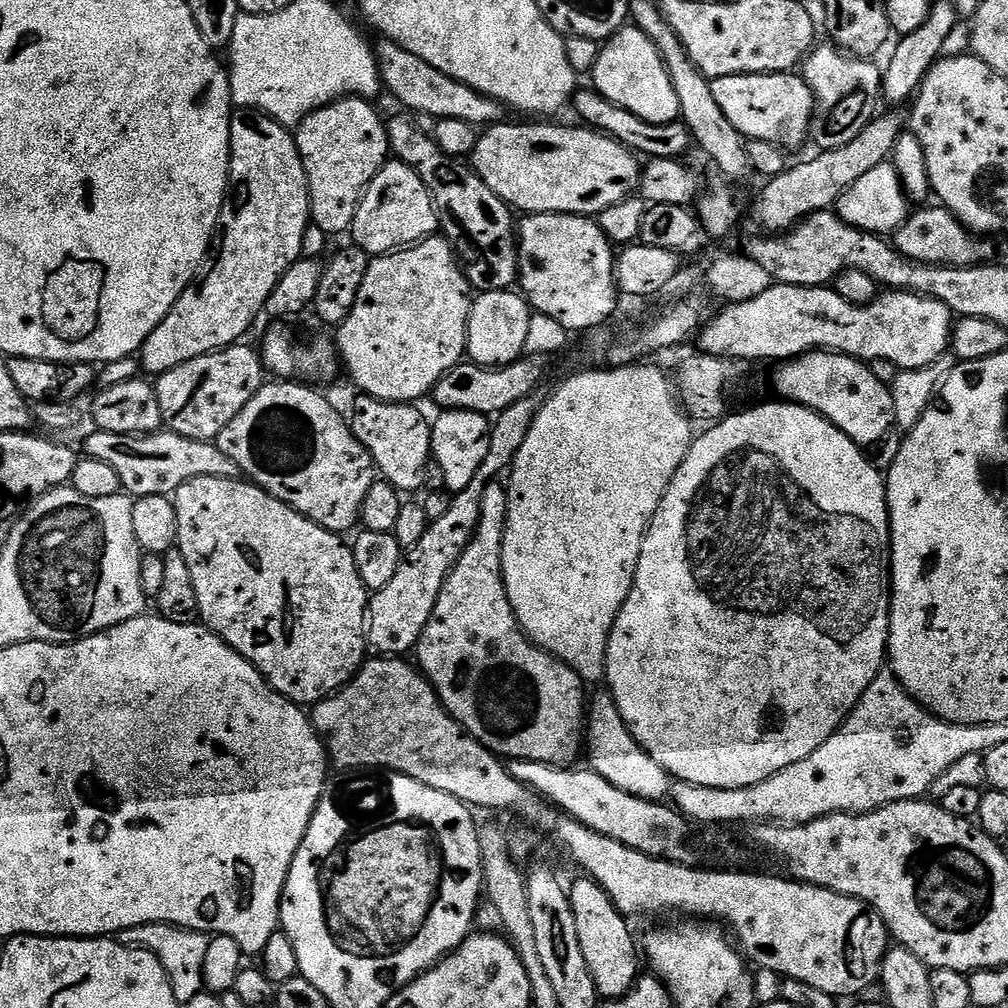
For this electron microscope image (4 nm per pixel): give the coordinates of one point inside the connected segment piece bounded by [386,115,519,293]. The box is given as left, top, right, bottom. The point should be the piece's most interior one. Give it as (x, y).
(479, 225)

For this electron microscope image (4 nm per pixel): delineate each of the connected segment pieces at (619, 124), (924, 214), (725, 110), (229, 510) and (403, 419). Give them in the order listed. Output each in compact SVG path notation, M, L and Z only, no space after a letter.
M581 87L574 97L576 112L584 119L581 121L587 127L613 137L625 148L630 149L632 153L639 154L644 158L680 160L687 154L688 148L693 147L692 135L689 134L688 128L680 120L675 120L669 124L646 122L646 118L638 118L638 114L630 114L630 110L607 100L601 92L596 91L595 87L587 87Z
M920 206L909 215L904 225L897 228L894 233L894 247L897 248L907 260L915 264L928 264L931 268L974 268L987 265L996 256L995 239L984 234L971 232L950 209L943 206Z
M757 72L755 76L727 76L712 81L714 98L722 106L722 114L734 122L734 126L748 140L765 140L779 144L785 150L799 146L809 139L812 131L812 115L816 109L816 98L803 75L786 72Z
M194 478L190 482L186 482L180 487L174 494L174 503L176 505L176 517L178 518L178 534L176 535L176 543L180 549L180 552L186 558L186 566L190 566L190 578L194 578L194 594L198 594L198 610L200 611L200 620L203 627L209 628L211 632L215 632L216 635L221 636L230 647L233 648L238 654L242 654L248 659L252 665L254 665L261 674L264 675L264 679L268 681L268 684L273 688L275 692L281 692L286 699L291 700L293 704L299 704L301 706L315 706L322 700L327 700L329 696L333 696L335 692L339 692L347 688L353 678L356 677L357 672L364 667L366 663L366 655L369 651L368 642L366 639L366 625L368 622L368 601L370 599L370 593L368 587L362 582L362 578L358 574L358 566L354 566L354 554L351 547L346 543L343 535L326 530L322 526L318 526L310 518L306 518L300 512L295 512L289 504L283 504L278 498L274 498L272 494L266 489L260 487L258 484L249 482L244 478L237 478L231 480L230 478Z
M357 395L357 400L352 404L352 416L350 412L350 423L352 433L366 446L366 450L372 455L372 460L376 463L379 475L388 483L396 487L397 492L407 494L407 492L421 491L427 483L427 465L432 460L432 424L422 413L419 412L415 403L395 404L379 400L373 396Z

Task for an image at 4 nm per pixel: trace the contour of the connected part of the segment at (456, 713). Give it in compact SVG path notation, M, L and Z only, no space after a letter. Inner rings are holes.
M497 482L486 486L486 491L482 493L482 518L478 522L475 532L472 534L472 541L466 546L466 550L462 554L462 558L454 566L454 570L446 578L446 582L442 586L442 594L438 594L438 602L434 606L434 614L430 614L430 622L426 622L426 630L422 630L422 638L419 644L416 645L414 649L414 656L420 659L420 664L418 663L418 668L421 673L426 677L429 684L432 685L433 692L436 693L437 698L440 700L440 704L444 709L452 715L452 717L464 727L465 732L469 732L474 739L480 744L485 744L486 747L490 749L491 752L496 753L497 756L501 758L507 758L509 761L513 760L533 760L534 762L542 762L543 764L554 764L557 766L568 766L573 763L572 760L576 755L581 755L582 752L582 737L586 732L586 695L584 696L584 688L586 689L585 681L580 679L579 674L574 671L570 666L566 666L561 662L561 660L556 659L555 656L551 656L549 652L544 651L537 644L532 643L528 639L528 633L521 628L518 618L514 614L514 606L510 606L510 598L506 594L506 586L504 585L504 575L502 574L502 542L504 541L504 527L506 526L506 514L508 513L508 489L503 483Z

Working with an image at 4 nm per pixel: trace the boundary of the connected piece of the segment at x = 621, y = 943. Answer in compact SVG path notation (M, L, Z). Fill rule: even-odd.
M591 878L583 879L574 881L568 888L568 901L574 910L574 927L582 945L582 958L586 958L586 966L590 966L590 978L594 978L597 997L617 1000L633 988L642 972L640 960L636 957L636 940L628 929L629 921L612 904L604 887Z

